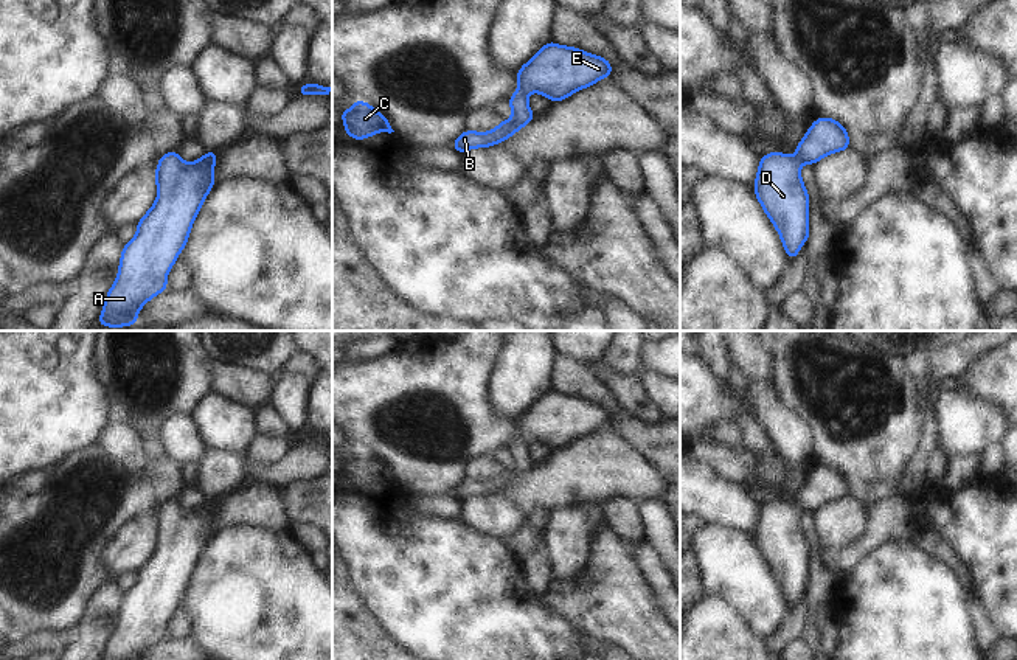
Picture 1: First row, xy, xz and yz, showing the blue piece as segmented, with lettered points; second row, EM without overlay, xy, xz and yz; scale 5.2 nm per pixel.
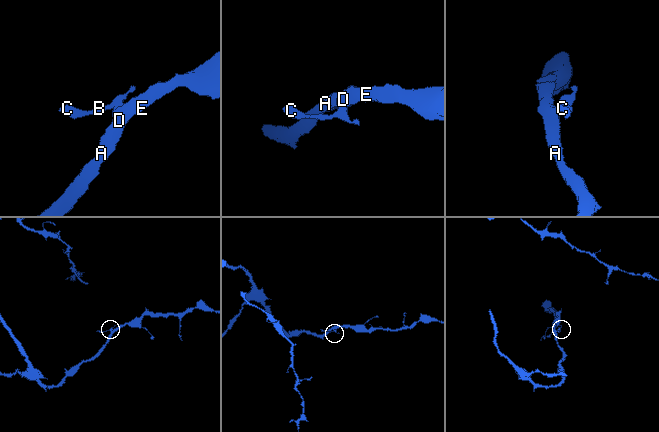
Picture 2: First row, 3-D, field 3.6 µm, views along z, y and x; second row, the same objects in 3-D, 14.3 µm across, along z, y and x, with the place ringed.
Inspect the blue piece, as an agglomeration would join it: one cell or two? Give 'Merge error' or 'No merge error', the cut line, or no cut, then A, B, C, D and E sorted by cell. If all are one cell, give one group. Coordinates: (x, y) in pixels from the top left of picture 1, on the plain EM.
No merge error. No split. Groups: A B C D E

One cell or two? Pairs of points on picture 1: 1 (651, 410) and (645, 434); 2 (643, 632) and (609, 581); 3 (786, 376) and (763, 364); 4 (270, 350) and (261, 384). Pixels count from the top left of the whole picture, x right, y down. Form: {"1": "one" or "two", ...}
{"1": "two", "2": "one", "3": "two", "4": "two"}

